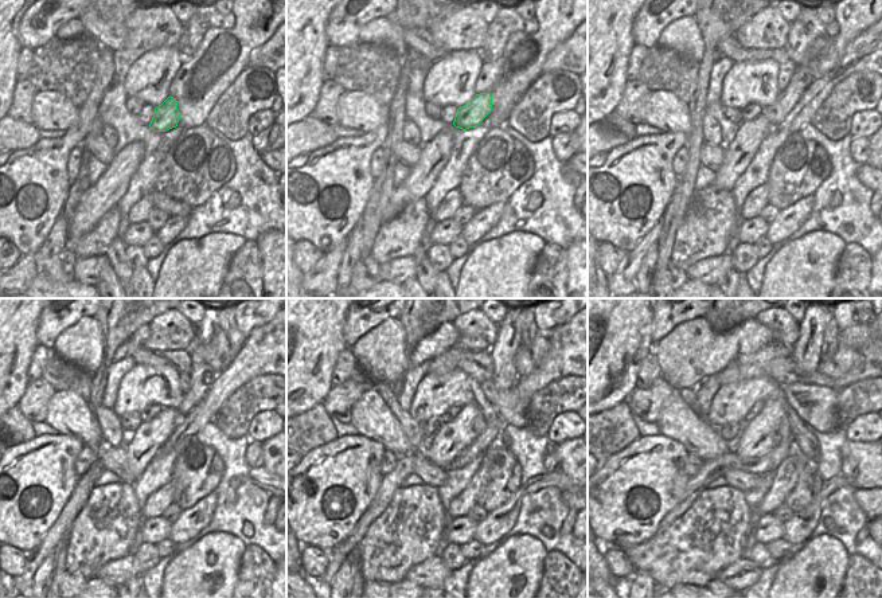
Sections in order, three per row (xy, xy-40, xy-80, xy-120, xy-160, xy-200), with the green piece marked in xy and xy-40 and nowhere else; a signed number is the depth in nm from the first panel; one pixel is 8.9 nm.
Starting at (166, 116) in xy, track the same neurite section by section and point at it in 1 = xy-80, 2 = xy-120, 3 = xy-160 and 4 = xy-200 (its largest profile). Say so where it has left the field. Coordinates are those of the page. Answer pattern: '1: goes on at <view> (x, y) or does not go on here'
1: goes on at xy-80 (787, 98)
2: goes on at xy-120 (202, 375)
3: goes on at xy-160 (504, 350)
4: goes on at xy-200 (806, 354)

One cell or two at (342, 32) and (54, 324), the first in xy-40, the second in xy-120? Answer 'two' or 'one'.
one

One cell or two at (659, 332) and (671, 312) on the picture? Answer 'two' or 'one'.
one

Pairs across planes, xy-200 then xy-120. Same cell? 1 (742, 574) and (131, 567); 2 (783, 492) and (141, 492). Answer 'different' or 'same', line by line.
1: same
2: different

